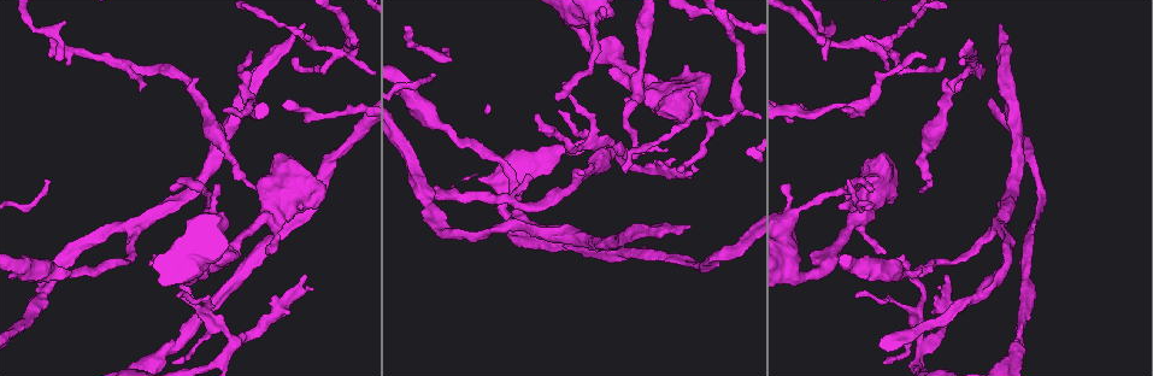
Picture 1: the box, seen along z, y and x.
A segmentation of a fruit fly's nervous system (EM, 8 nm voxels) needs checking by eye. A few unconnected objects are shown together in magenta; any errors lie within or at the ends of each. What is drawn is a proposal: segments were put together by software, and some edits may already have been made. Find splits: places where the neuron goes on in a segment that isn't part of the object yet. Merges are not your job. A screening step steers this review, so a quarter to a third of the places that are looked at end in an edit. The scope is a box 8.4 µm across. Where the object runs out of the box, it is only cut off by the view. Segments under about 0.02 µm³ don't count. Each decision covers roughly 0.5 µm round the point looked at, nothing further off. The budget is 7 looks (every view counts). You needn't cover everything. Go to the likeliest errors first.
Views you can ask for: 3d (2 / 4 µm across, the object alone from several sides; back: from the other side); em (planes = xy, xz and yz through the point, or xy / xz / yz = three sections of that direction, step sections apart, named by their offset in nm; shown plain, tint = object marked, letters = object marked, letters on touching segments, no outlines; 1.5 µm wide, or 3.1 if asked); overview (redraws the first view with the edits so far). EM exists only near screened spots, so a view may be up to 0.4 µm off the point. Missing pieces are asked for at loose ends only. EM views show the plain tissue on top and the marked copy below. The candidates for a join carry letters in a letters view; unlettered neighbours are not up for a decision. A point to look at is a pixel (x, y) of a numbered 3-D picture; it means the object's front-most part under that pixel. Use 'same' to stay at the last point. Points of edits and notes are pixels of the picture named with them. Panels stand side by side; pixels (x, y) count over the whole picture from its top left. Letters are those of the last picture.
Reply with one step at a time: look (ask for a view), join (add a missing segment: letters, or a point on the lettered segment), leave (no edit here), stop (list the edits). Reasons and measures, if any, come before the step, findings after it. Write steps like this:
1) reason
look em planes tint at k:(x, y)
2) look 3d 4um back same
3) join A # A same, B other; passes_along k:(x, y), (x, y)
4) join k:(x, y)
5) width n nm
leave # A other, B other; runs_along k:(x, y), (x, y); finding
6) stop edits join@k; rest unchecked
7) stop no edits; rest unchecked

free end
look em planes letters at 1:(312, 289)

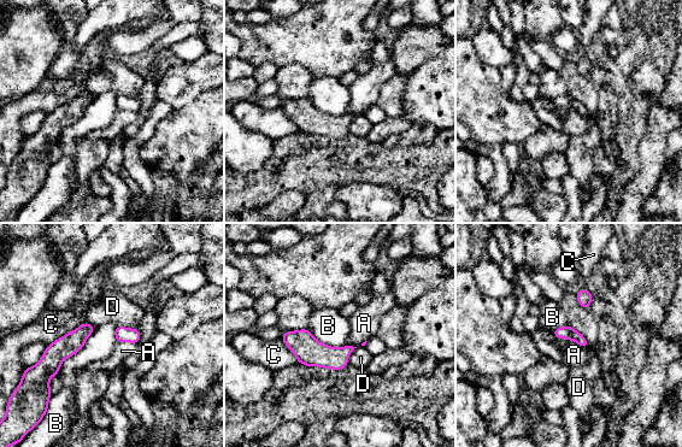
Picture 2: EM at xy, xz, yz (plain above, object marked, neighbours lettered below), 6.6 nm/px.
leave # A other, B other, C other, D other; border 2:(118, 340), (137, 343); none of them fits

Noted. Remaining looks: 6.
branch stops here
look em yz step 8 letters at 1:(926, 57)

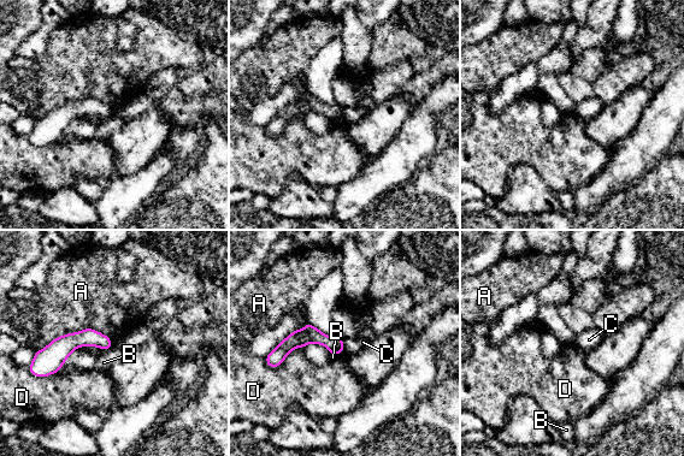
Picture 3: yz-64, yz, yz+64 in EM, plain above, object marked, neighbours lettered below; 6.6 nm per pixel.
longest_contact A 550 nm
leave # A other, B other, C other, D other; runs_along 3:(340, 342), (296, 338), (273, 357); no lettered segment goes on from it

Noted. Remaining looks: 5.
branch stops here
look 3d 4um at 1:(267, 253)

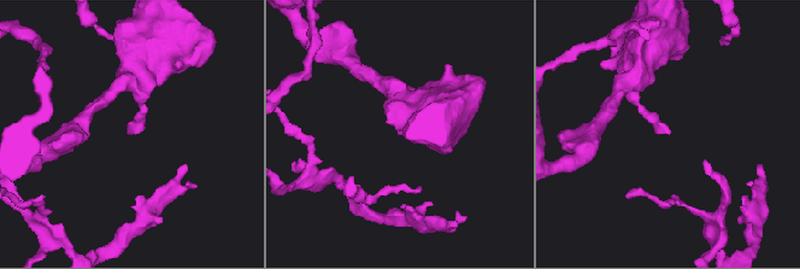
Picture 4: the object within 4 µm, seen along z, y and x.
need the tissue
look em yz step 4 tint at 4:(398, 134)

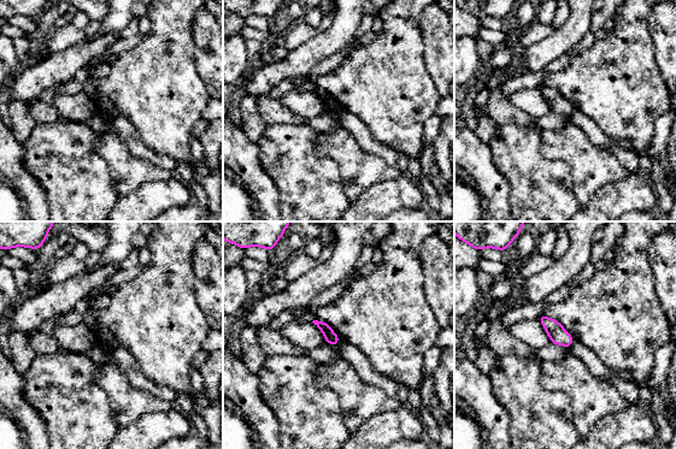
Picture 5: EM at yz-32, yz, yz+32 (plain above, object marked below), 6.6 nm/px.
another direction
look em planes letters same

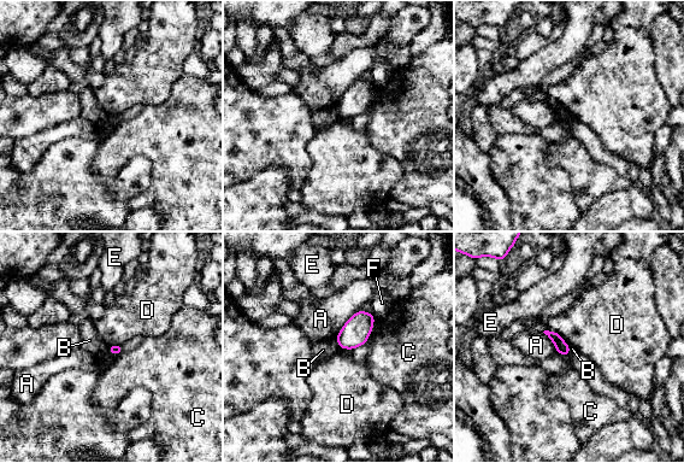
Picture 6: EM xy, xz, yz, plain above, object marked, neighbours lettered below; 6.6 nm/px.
leave # A other, B other, C other, D other, E other, F other; border 6:(335, 337), (340, 347); no lettered segment goes on from it

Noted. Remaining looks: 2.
stop no edits; rest unchecked

